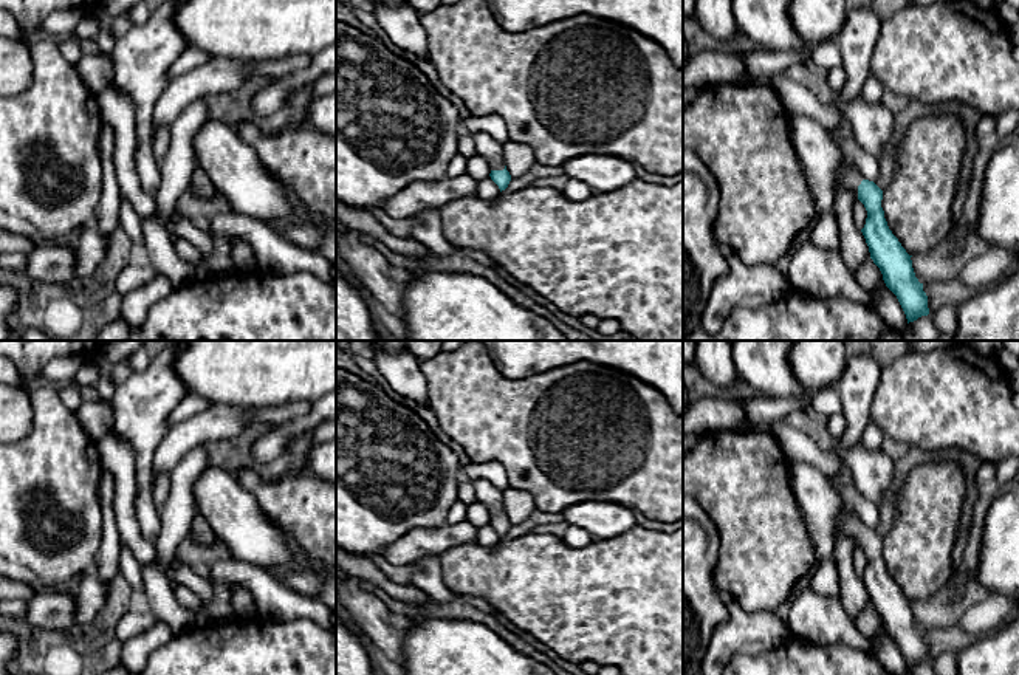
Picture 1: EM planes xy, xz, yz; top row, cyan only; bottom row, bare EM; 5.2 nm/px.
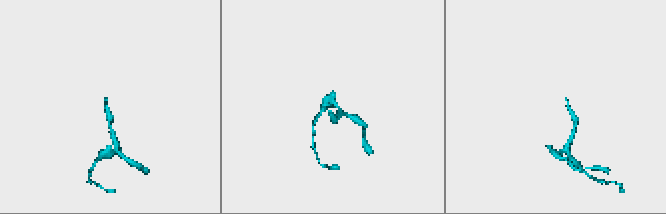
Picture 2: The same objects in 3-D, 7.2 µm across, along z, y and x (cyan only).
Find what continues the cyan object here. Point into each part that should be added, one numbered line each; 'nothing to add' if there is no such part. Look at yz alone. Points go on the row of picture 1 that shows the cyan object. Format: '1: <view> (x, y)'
1: yz (847, 174)

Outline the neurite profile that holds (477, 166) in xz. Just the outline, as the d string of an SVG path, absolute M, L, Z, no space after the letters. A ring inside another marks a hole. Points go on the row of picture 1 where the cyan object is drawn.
M477 153L471 158L466 158L466 173L480 181L489 176L491 166L483 155Z

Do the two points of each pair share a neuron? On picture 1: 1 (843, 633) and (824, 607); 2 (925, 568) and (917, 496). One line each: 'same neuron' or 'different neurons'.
1: same neuron
2: same neuron

